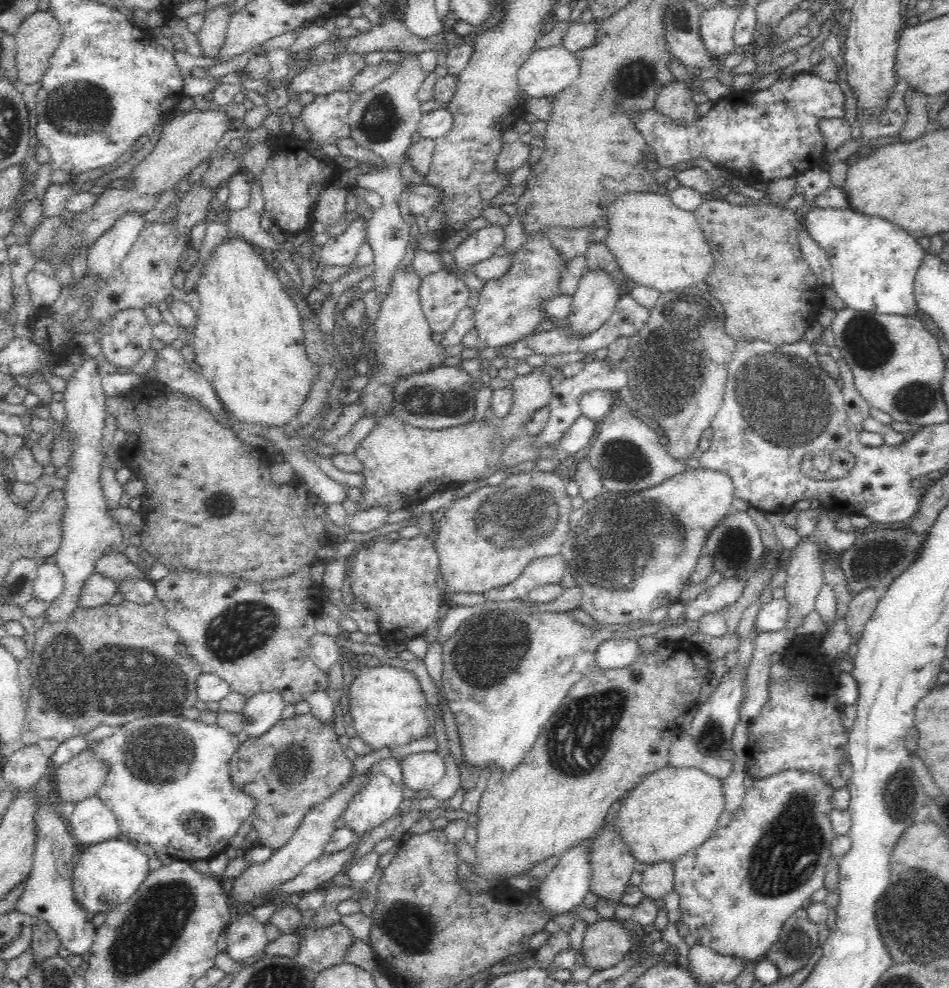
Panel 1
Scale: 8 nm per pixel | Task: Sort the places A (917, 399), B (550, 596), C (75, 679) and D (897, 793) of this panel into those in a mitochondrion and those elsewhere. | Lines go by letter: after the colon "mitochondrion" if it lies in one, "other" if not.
A: mitochondrion
B: other
C: mitochondrion
D: mitochondrion

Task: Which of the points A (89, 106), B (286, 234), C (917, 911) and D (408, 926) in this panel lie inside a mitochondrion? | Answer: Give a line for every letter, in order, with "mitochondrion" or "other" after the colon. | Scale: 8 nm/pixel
A: mitochondrion
B: other
C: mitochondrion
D: mitochondrion

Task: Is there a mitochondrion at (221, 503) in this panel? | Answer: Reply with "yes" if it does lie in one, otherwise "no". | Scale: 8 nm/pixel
yes

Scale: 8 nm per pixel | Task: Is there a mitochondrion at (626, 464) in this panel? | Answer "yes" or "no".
yes

